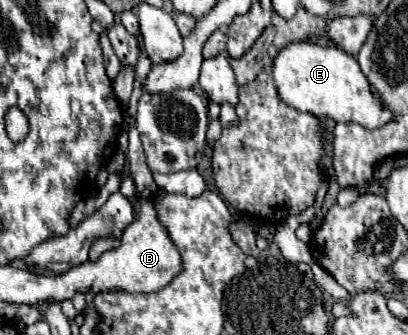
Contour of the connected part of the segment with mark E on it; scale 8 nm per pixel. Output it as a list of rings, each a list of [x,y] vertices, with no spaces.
[[[288,43],[272,59],[272,77],[278,95],[290,107],[316,117],[330,117],[334,121],[352,121],[366,129],[378,129],[392,119],[390,111],[384,111],[378,95],[372,93],[358,61],[346,55],[338,47],[324,47],[316,43]]]

